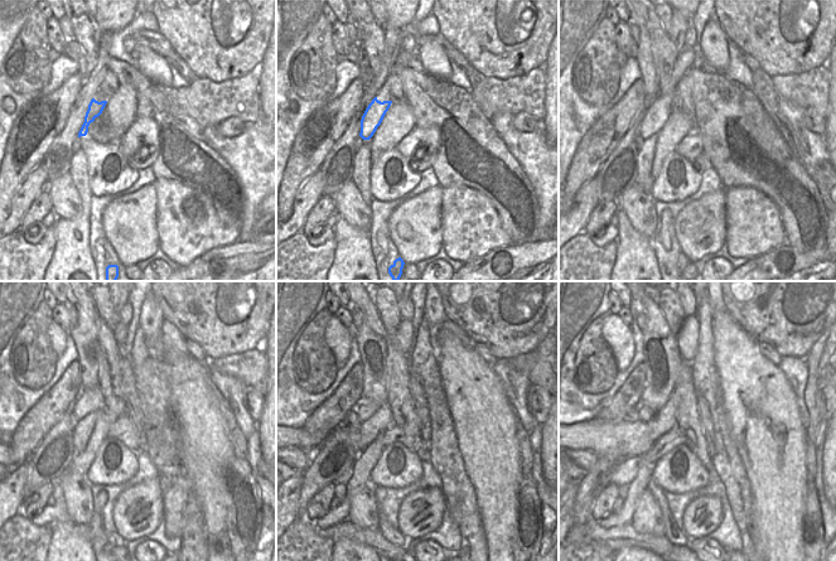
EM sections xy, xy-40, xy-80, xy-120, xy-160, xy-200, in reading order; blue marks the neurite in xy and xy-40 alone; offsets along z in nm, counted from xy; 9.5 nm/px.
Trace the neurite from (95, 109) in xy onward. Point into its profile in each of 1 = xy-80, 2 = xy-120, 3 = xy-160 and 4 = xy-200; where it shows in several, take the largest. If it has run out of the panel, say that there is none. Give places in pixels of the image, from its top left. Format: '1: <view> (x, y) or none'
1: xy-80 (657, 114)
2: xy-120 (88, 401)
3: xy-160 (365, 409)
4: xy-200 (646, 414)

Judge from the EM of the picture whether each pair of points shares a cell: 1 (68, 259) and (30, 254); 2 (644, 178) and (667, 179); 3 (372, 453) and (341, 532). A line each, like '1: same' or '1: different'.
1: different
2: different
3: different

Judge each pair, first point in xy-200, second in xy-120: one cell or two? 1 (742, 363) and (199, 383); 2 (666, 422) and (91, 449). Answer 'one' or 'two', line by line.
1: one
2: two

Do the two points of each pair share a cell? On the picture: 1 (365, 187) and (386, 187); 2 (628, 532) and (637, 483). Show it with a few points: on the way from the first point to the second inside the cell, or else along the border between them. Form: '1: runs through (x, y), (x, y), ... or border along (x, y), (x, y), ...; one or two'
1: border along (371, 164), (371, 196), (373, 198); two
2: border along (629, 521), (607, 528), (600, 527); two

